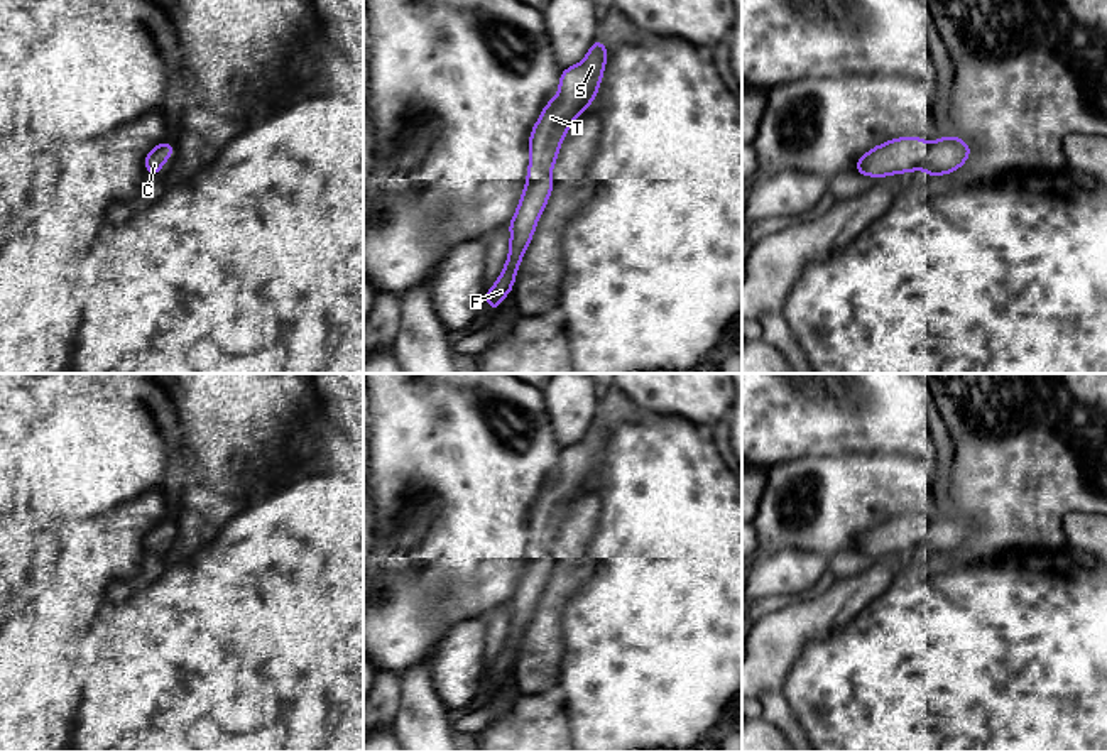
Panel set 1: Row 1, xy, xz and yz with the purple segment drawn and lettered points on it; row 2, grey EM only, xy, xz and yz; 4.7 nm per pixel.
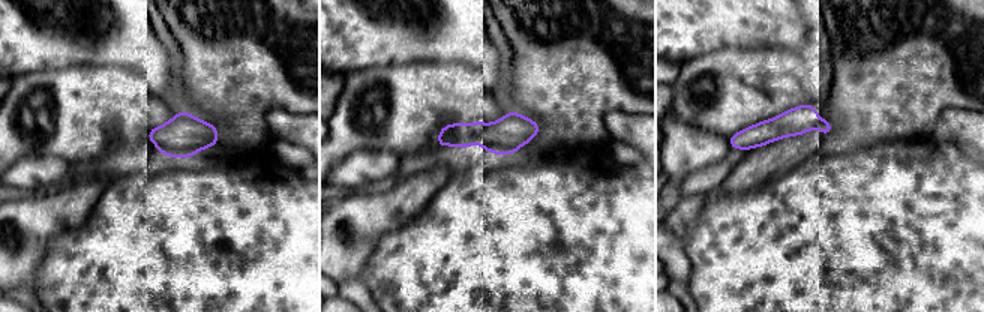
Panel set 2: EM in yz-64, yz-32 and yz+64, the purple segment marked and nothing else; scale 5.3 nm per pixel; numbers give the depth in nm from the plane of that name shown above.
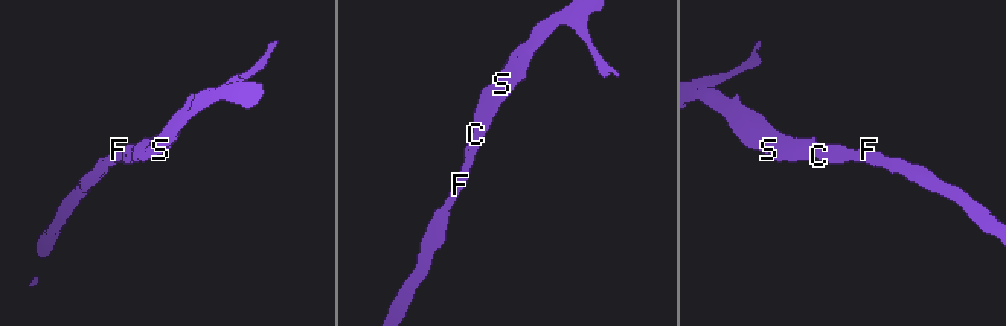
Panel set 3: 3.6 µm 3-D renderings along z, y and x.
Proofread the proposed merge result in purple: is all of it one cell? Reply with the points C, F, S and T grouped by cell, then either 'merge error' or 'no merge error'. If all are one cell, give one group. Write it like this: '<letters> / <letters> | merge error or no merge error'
C F S T | no merge error

